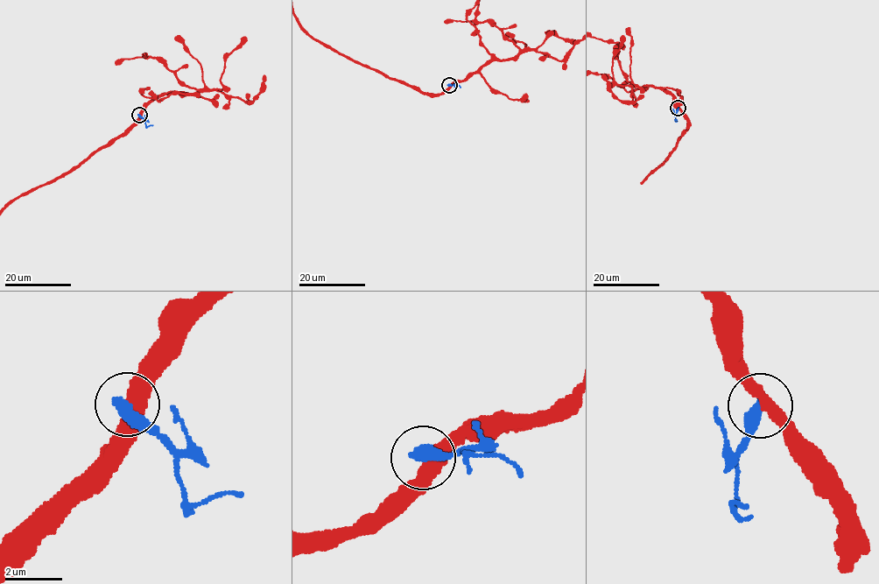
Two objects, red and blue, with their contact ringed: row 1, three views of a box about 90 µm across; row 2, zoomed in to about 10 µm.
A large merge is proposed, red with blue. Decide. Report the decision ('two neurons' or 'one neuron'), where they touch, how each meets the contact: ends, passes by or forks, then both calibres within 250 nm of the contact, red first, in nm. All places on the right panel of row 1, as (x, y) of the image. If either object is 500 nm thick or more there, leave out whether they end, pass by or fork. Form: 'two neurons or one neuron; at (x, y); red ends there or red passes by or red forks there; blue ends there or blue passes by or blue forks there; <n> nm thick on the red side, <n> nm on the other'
two neurons; at (678, 108); red passes by; blue ends there; 400 nm thick on the red side, 480 nm on the other

